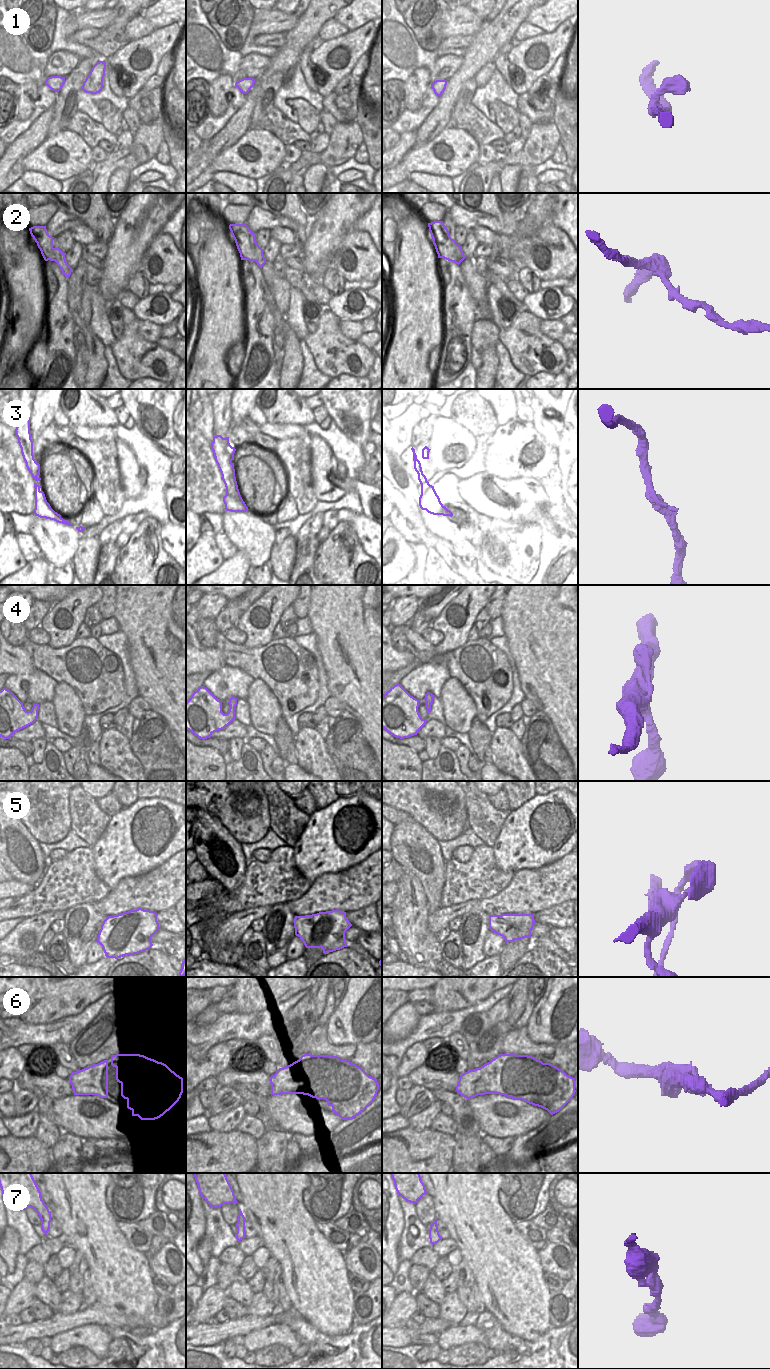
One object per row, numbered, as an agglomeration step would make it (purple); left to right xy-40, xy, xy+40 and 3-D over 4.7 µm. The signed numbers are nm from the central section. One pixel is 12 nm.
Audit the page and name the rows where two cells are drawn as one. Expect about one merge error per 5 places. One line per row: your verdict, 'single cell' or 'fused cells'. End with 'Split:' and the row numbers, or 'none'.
1: single cell
2: fused cells
3: single cell
4: single cell
5: single cell
6: fused cells
7: single cell
Split: 2, 6

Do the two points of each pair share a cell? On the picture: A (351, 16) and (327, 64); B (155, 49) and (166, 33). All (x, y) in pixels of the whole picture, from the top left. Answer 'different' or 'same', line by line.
A: different
B: same

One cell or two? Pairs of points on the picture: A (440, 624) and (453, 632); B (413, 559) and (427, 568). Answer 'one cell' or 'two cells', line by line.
A: one cell
B: two cells

